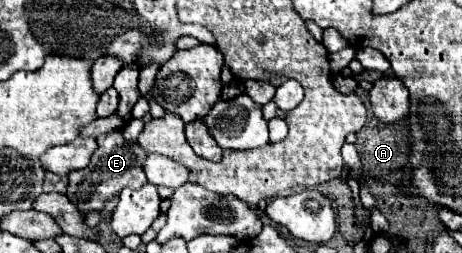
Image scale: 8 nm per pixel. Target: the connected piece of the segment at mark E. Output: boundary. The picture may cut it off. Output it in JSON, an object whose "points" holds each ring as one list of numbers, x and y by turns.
{"points":[[120,131,106,133,98,137,98,151,92,155,92,161,86,169,78,169,68,175,68,199,86,215,92,209,102,209,108,199,118,195,126,185,130,189,140,189,148,179,144,173,146,151,136,141,126,141]]}

